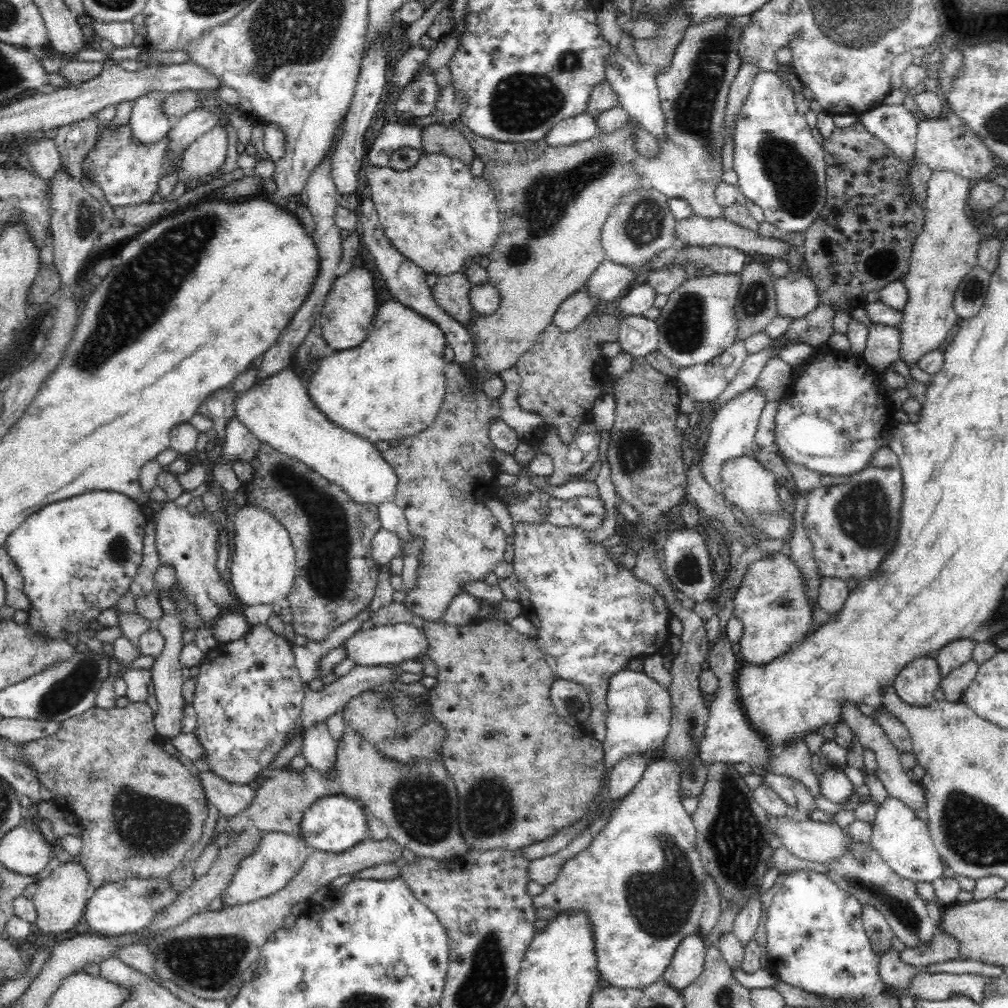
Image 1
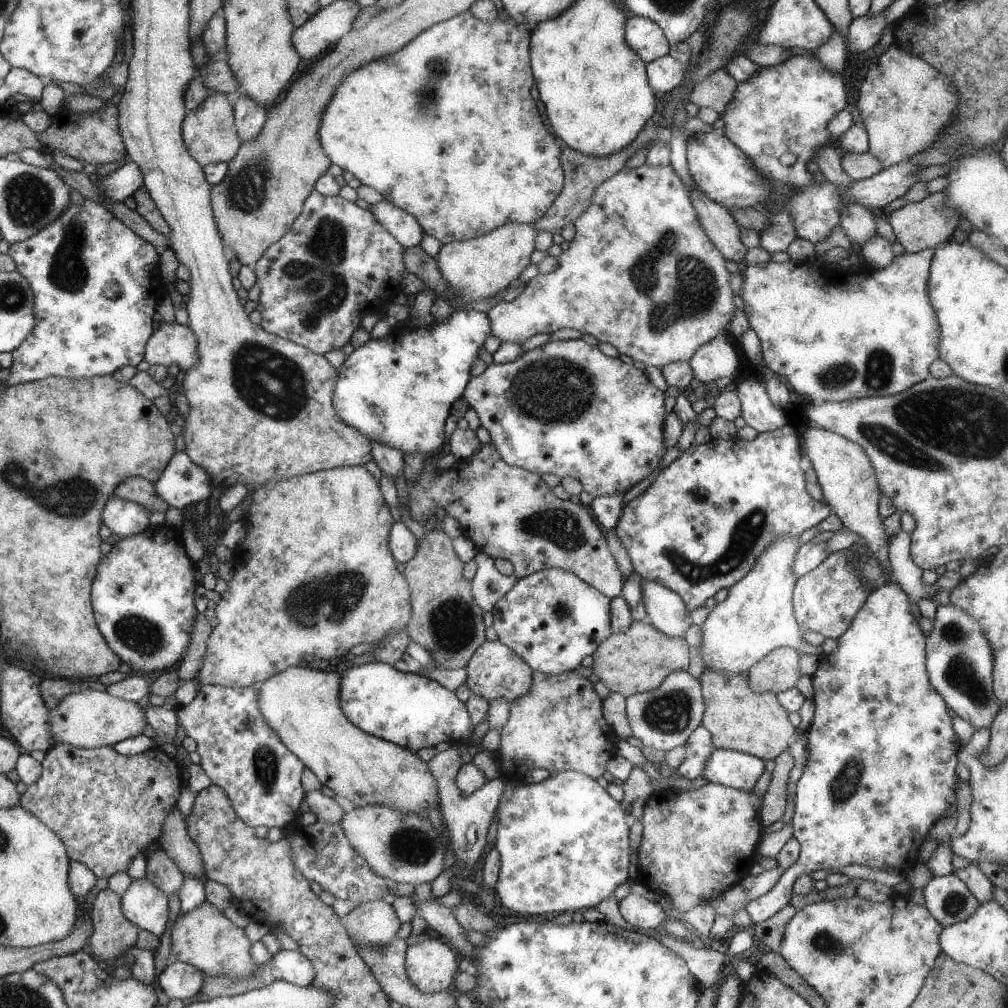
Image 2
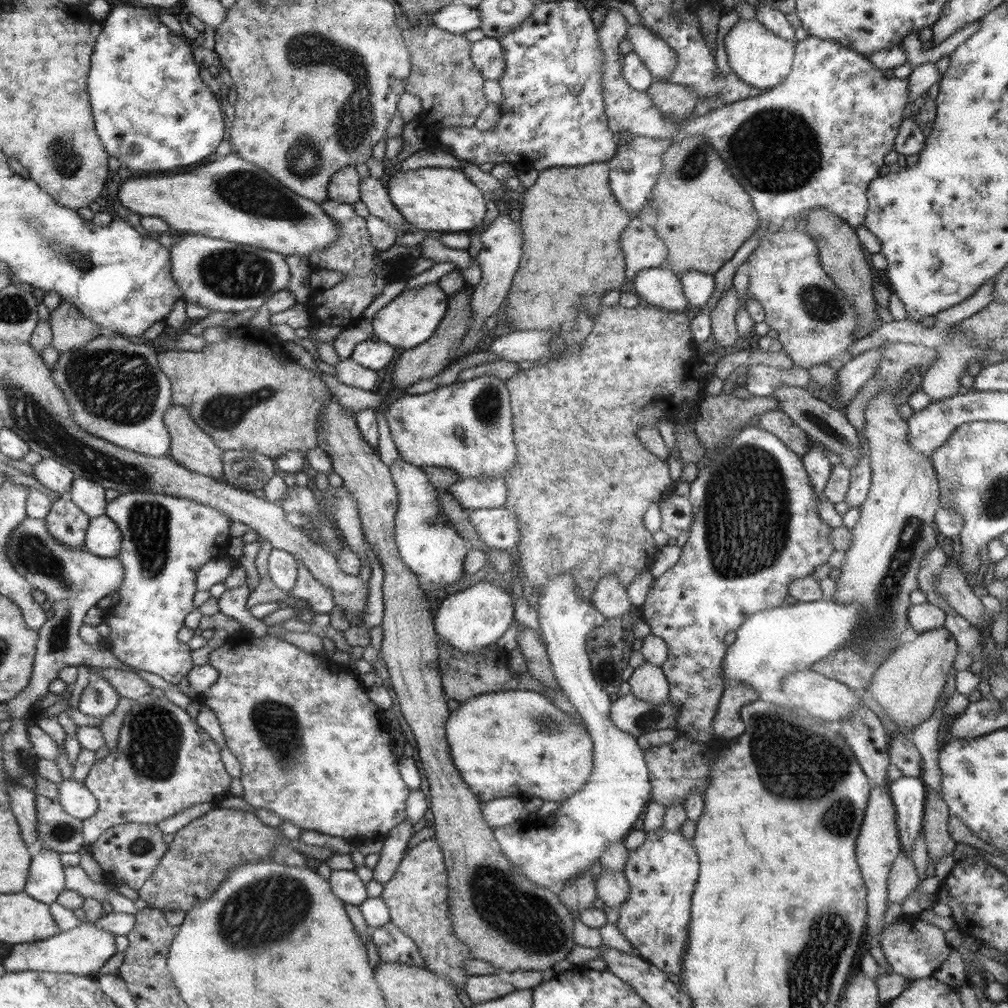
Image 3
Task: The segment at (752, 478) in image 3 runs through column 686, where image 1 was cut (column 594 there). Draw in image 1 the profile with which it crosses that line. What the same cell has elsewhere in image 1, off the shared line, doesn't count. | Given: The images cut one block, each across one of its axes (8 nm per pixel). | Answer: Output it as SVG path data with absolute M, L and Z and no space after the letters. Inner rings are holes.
M548 522L542 524L514 524L514 574L520 584L522 616L530 620L538 632L538 648L556 674L558 680L572 680L582 684L590 702L592 714L582 722L592 736L604 744L608 728L608 684L610 678L624 670L626 662L642 656L656 656L670 642L670 610L666 600L646 582L636 580L634 570L618 564L608 556L610 548L602 544L592 544L590 536L582 528L574 526L554 526Z

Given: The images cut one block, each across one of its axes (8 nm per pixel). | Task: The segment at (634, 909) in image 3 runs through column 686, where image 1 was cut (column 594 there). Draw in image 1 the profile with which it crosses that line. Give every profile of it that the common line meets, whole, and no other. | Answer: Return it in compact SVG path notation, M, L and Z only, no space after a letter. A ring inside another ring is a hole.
M672 760L652 762L636 788L626 794L618 808L614 808L610 822L590 842L584 852L562 864L558 878L532 900L536 914L554 908L556 912L586 912L592 924L594 954L598 974L618 988L646 988L662 980L670 966L678 944L698 932L700 918L706 904L704 892L704 864L696 844L696 828L690 814L686 814L680 798L680 768Z

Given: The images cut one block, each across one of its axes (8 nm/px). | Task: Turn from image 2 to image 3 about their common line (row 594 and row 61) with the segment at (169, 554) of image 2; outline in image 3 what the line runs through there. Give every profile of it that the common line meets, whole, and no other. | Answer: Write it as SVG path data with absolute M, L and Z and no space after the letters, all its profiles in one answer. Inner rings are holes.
M139 8L139 28L123 28L131 24L131 16L127 12L115 12L111 10L105 18L105 24L101 26L101 34L97 34L97 42L91 54L91 76L87 76L87 88L91 88L91 116L95 120L95 134L101 142L101 146L105 146L105 152L109 152L113 158L117 158L123 166L127 166L129 170L145 176L145 172L151 170L173 170L175 166L189 166L189 164L197 164L201 162L205 156L209 156L211 152L215 152L215 148L223 142L223 130L225 130L225 122L223 122L223 114L219 112L219 104L213 98L213 94L209 92L209 88L199 80L197 74L197 64L191 58L191 50L189 46L177 38L173 32L169 32L159 20L157 16L149 14L147 10Z

